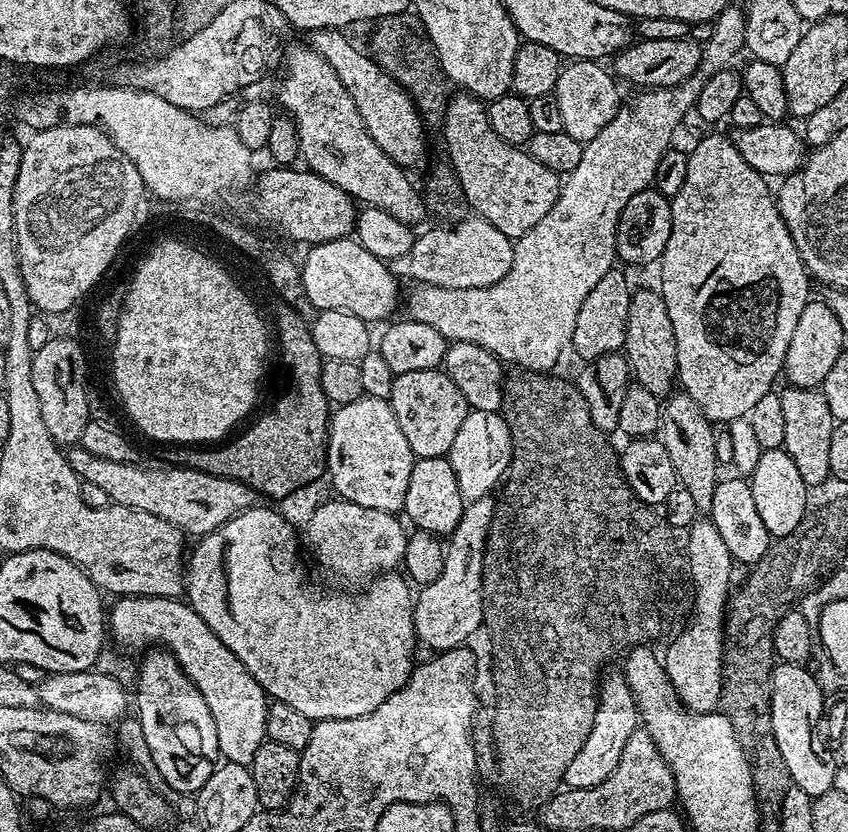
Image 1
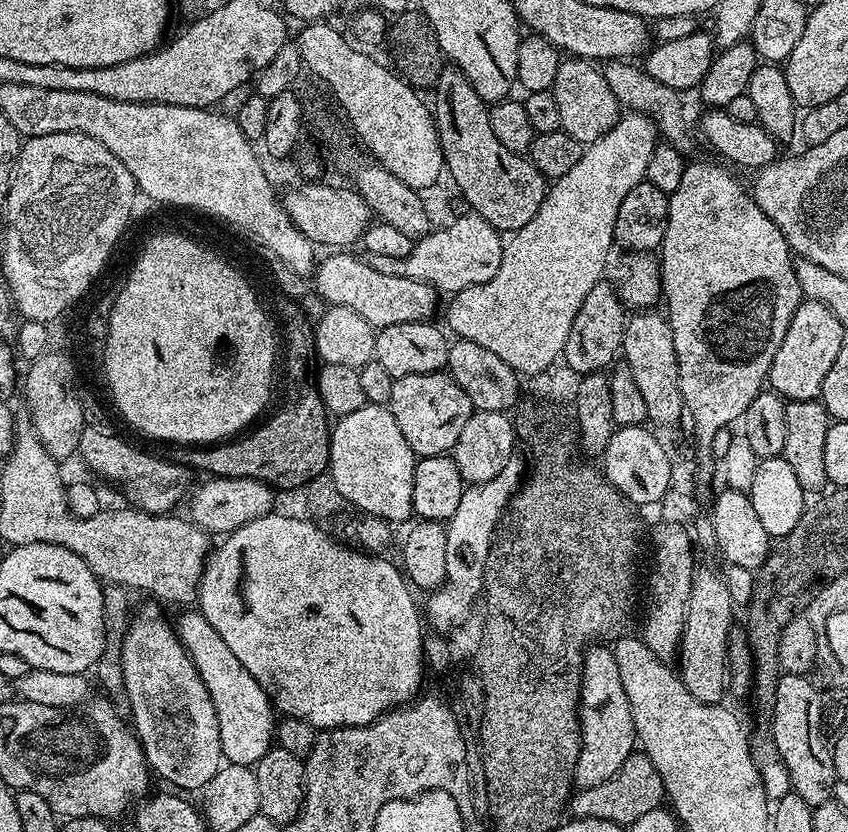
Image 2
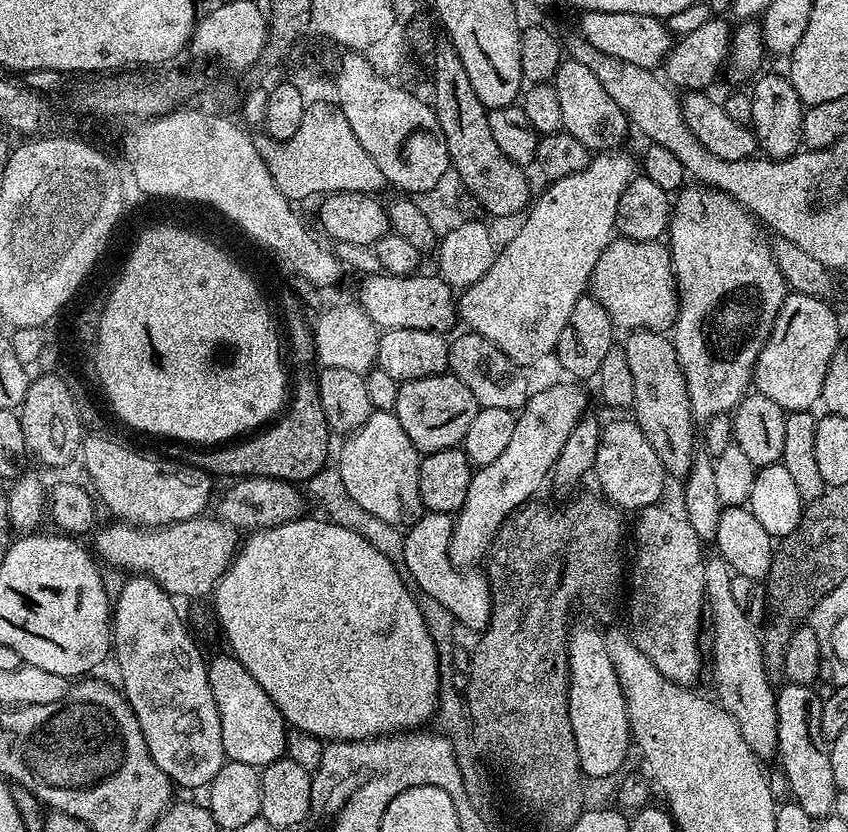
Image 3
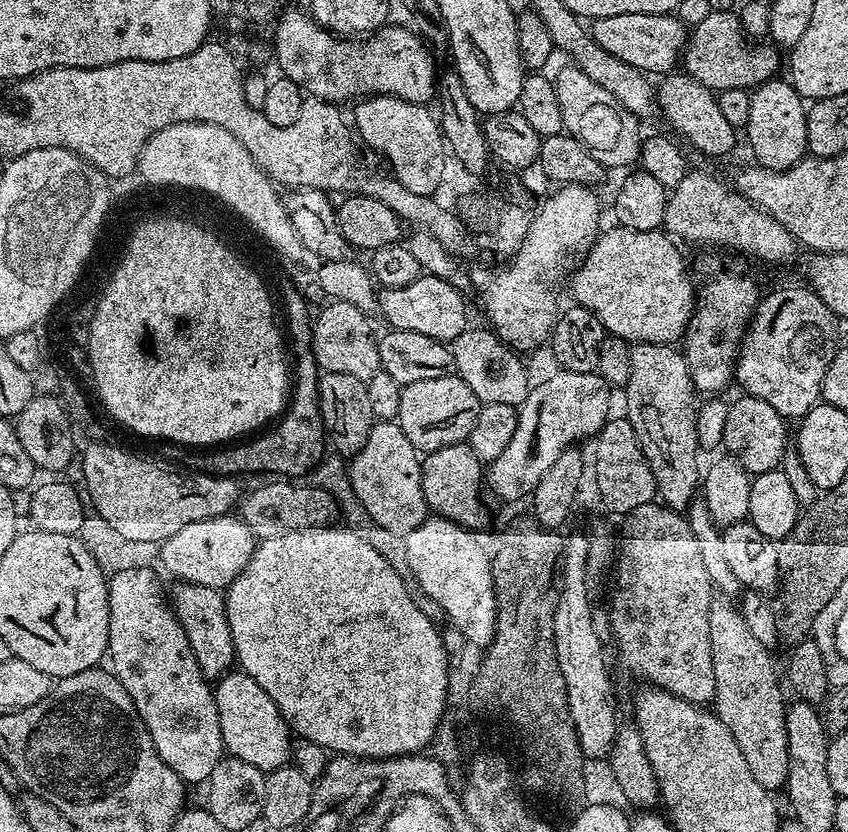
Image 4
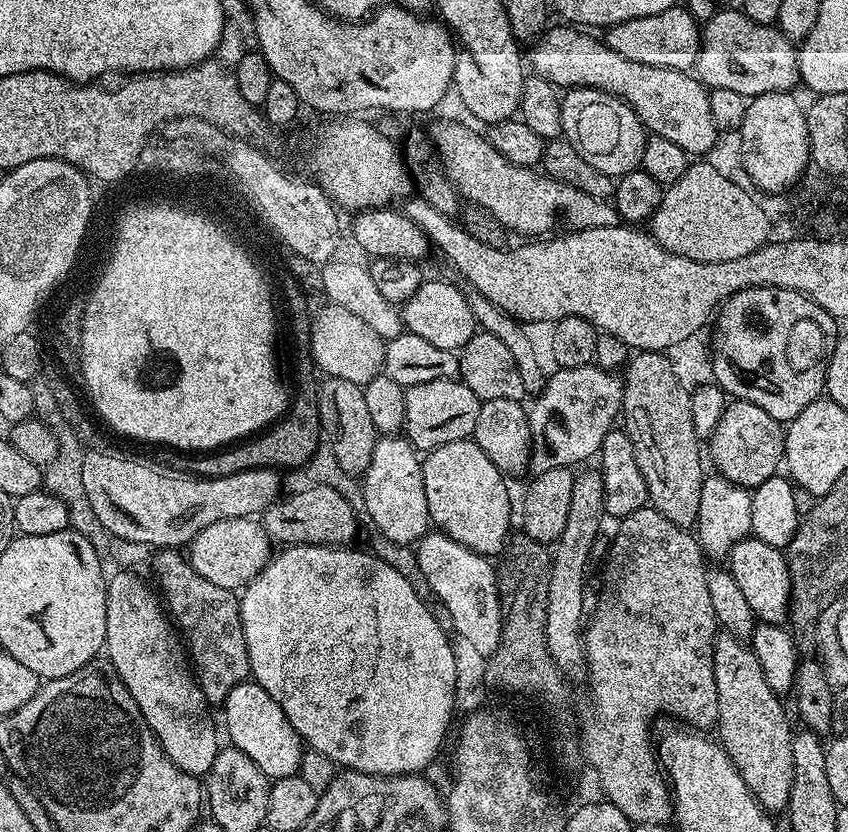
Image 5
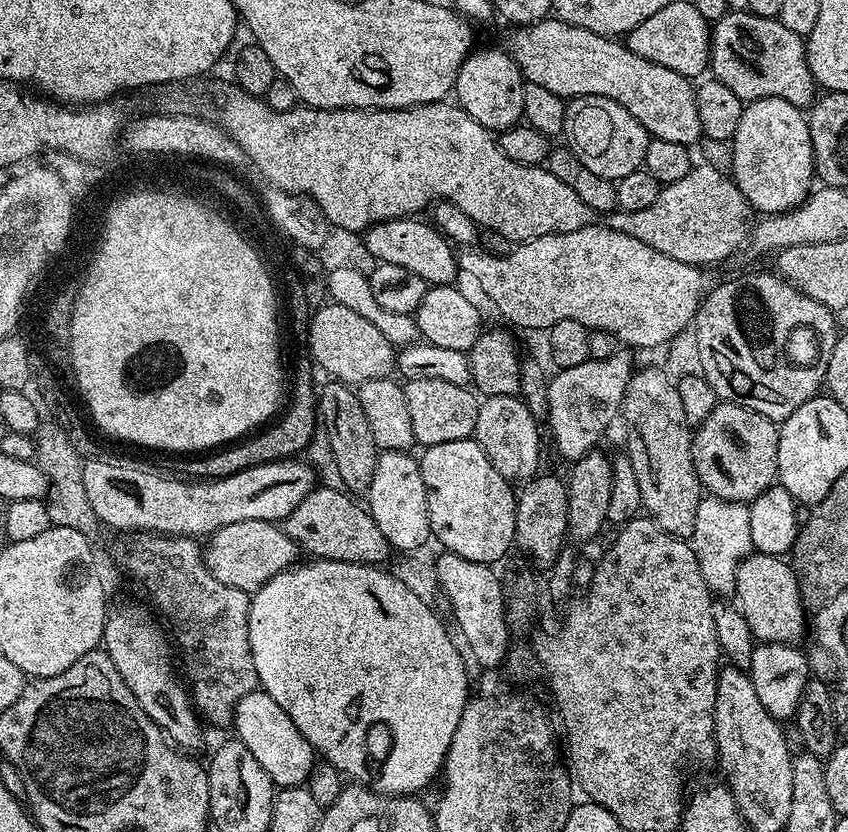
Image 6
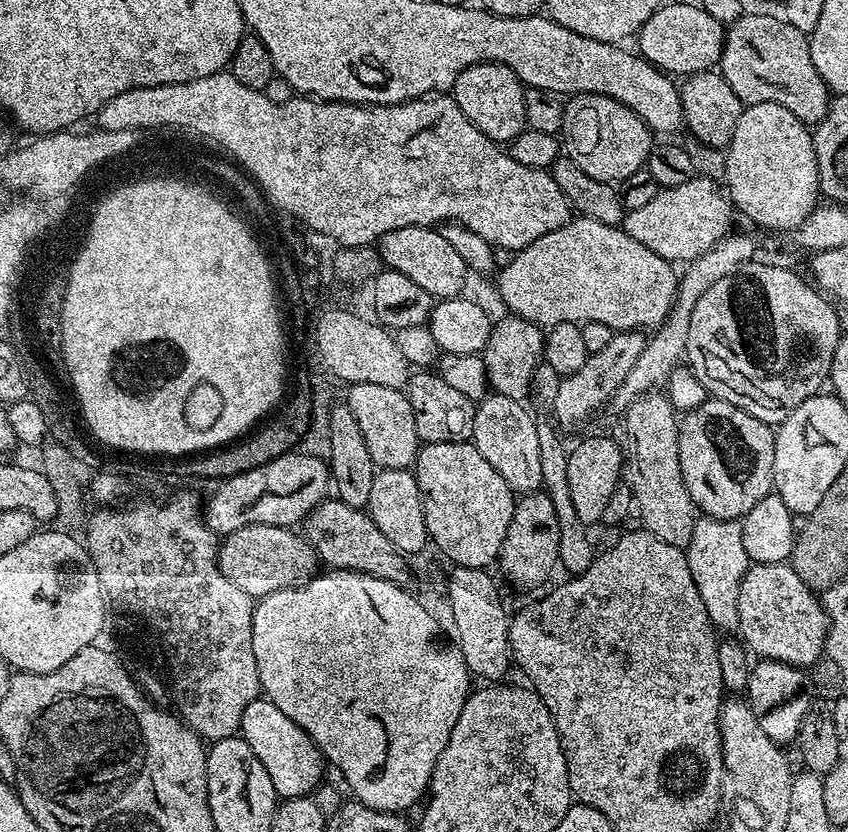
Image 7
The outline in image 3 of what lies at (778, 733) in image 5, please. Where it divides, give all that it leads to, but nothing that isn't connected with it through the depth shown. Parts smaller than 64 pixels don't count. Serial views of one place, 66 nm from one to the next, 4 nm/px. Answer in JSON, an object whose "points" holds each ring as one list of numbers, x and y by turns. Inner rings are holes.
{"points":[[715,548,711,549,706,555,704,560,704,593,705,593,705,601,706,608,710,615,710,620,712,616,712,628,714,630,714,634,712,636,712,658,714,660,714,678,716,680,716,684,718,686,718,694,716,694,717,701,723,706,724,709,727,710,732,717,734,717,735,722,738,723,739,730,742,731,742,736,746,739,747,744,750,746,752,750,754,750,757,757,761,760,767,760,768,757,772,755,772,757,777,753,779,749,777,744,777,706,776,706,776,690,773,686,772,681,768,676,768,671,765,668,765,658,764,658,764,649,763,649,763,641,759,631,756,629,755,623,752,623,749,618,747,618,745,612,742,608,738,607,736,600,734,600,734,596,732,596,732,584,731,580,733,577,733,572,729,566,729,563,726,562,725,558,719,551]]}

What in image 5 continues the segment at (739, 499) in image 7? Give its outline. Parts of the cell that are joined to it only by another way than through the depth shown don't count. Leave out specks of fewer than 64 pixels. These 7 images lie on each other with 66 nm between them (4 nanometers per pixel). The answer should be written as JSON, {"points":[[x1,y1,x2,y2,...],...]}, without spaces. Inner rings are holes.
{"points":[[732,400,724,409,718,426,714,426,714,434,712,439,707,441,706,448,707,451,708,448,712,451,712,460,716,463,715,471,719,475,751,490,781,471,784,459,784,434,785,429,782,427,781,421,770,418,770,414,766,414,766,410,762,410,762,406,754,406,754,402,745,400]]}

